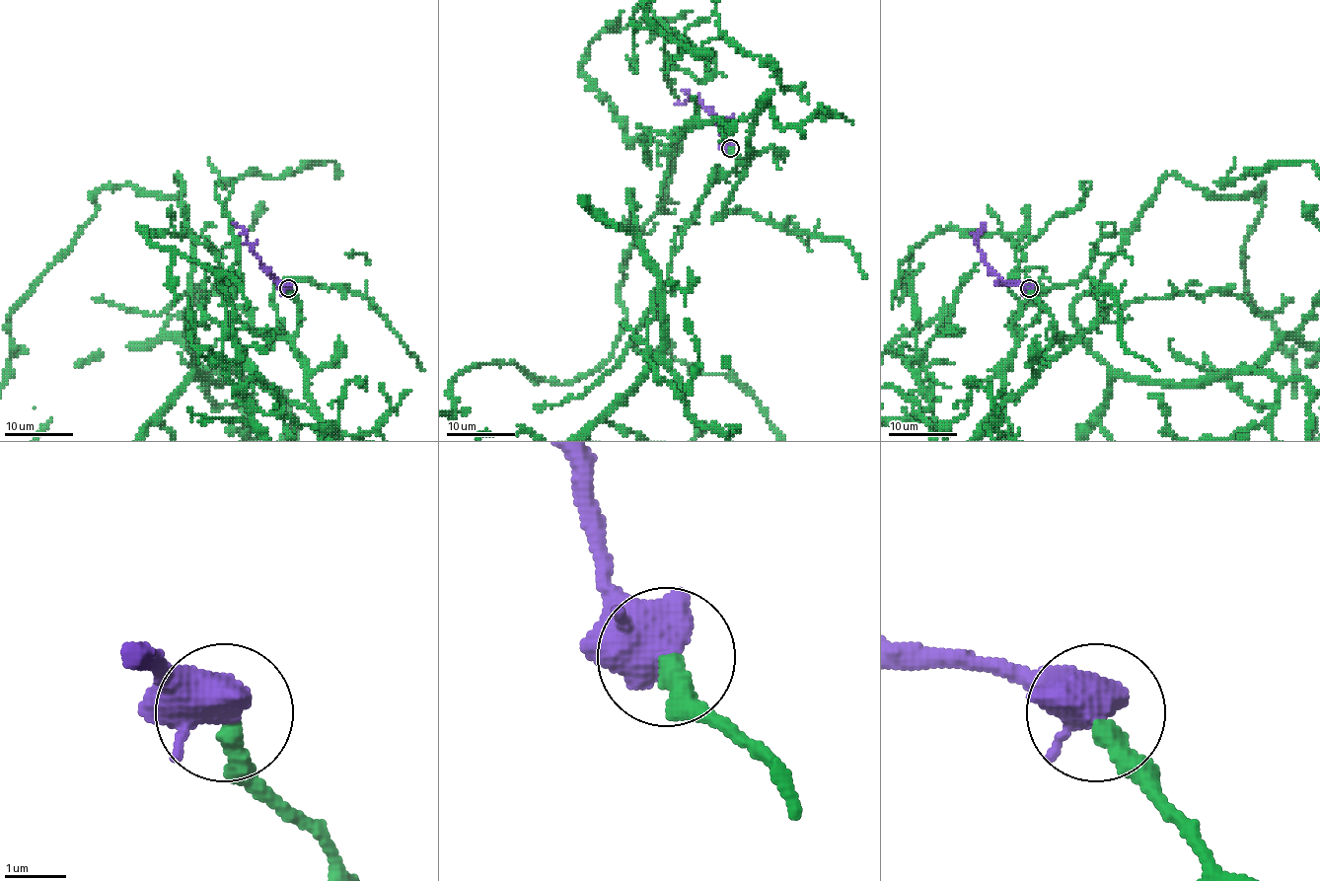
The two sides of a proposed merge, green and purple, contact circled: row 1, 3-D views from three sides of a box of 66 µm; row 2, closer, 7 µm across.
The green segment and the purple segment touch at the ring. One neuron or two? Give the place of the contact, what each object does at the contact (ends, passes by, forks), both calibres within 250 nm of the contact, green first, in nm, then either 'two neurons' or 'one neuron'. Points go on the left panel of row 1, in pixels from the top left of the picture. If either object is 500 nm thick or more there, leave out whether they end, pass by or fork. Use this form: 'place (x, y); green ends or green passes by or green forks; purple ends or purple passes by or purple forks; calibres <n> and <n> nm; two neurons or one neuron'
place (288, 288); calibres 320 and 550 nm; one neuron

